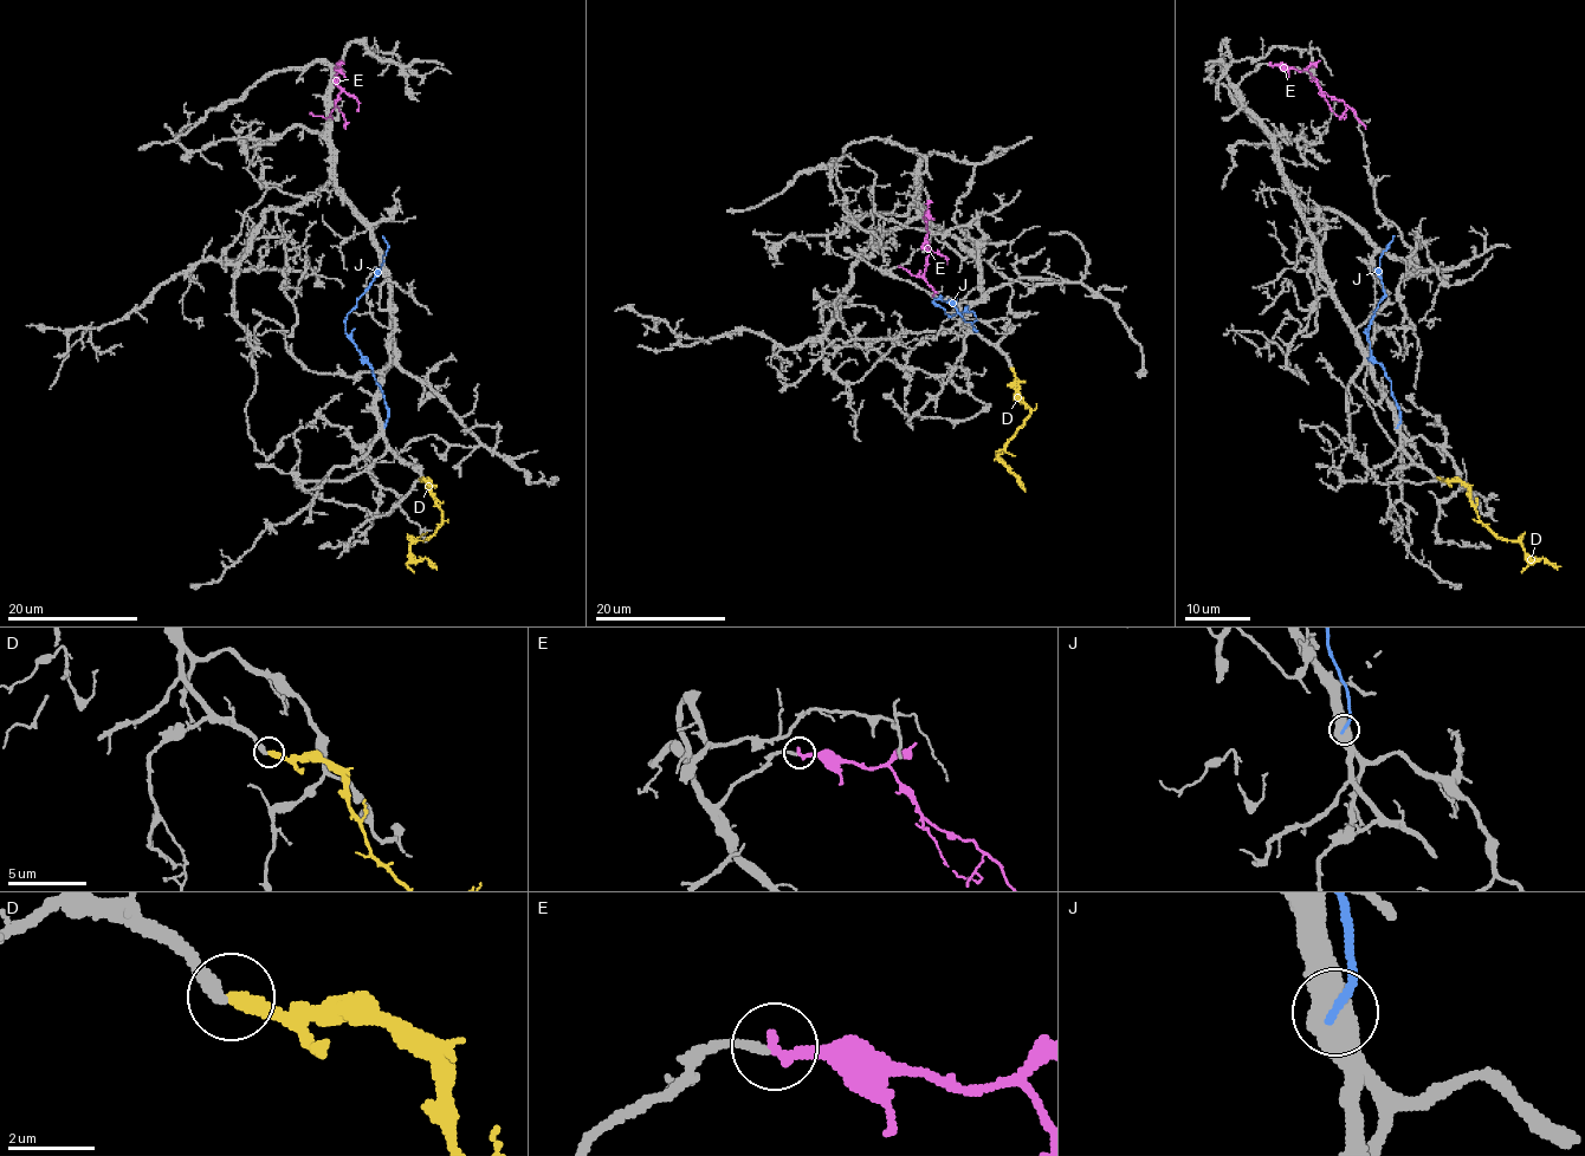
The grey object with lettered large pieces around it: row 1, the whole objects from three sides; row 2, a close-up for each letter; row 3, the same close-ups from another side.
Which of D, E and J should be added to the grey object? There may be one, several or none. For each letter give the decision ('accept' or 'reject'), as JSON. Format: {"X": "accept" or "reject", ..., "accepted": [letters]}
{"D": "accept", "E": "accept", "J": "reject", "accepted": ["D", "E"]}

